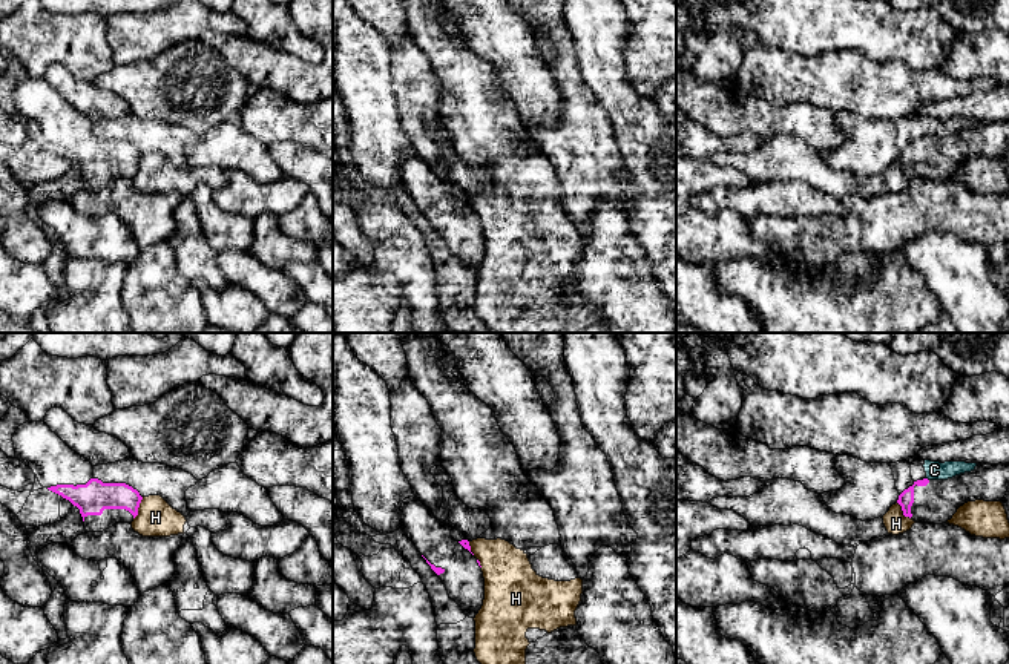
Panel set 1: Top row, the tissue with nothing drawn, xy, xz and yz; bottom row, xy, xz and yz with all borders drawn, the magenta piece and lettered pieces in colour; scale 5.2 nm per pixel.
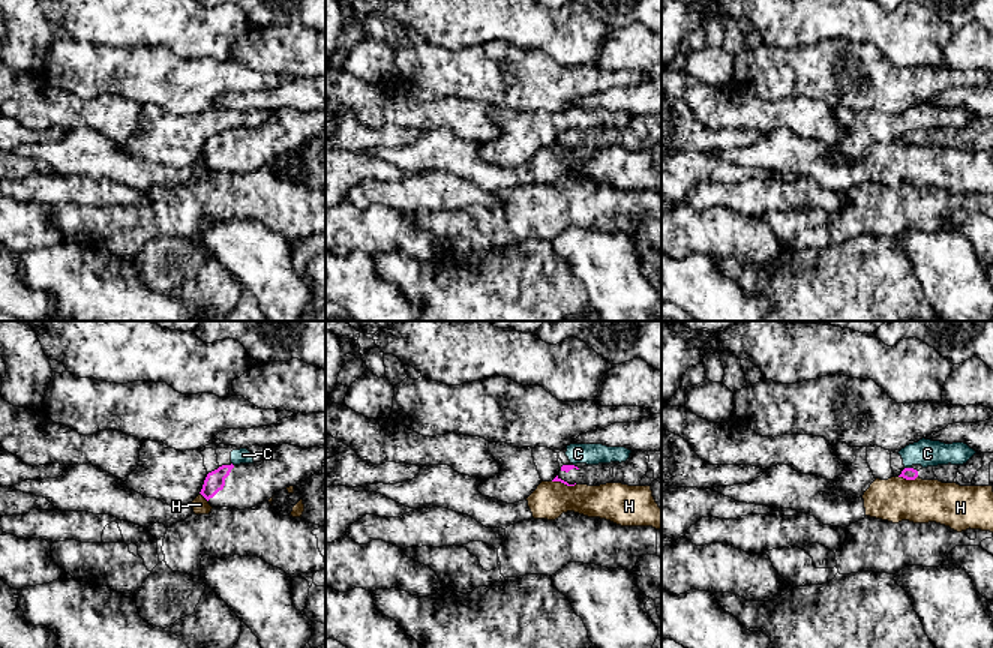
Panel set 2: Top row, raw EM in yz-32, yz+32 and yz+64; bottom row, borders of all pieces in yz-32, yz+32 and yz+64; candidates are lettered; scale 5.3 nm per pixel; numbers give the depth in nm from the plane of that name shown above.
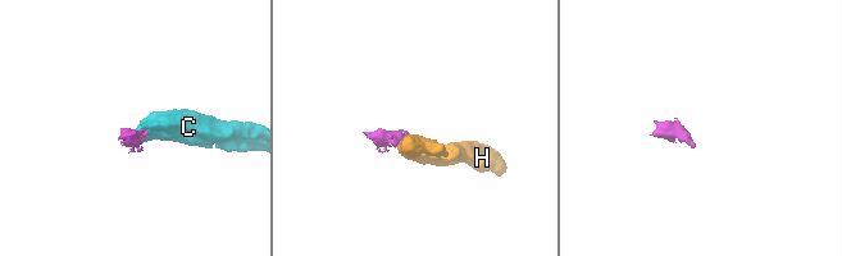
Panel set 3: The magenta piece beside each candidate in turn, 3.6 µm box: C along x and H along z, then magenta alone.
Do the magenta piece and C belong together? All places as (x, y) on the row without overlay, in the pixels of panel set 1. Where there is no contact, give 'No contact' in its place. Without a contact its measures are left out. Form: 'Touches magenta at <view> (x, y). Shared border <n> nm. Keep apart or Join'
Touches magenta at yz (926, 135). Shared border 30 nm. Keep apart

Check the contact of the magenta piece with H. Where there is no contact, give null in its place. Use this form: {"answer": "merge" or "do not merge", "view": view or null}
{"answer": "do not merge", "view": "xy"}

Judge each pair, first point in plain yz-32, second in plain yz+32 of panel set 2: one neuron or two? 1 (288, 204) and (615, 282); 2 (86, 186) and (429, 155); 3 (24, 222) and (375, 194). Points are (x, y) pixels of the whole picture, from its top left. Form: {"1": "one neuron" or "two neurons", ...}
{"1": "two neurons", "2": "two neurons", "3": "two neurons"}

